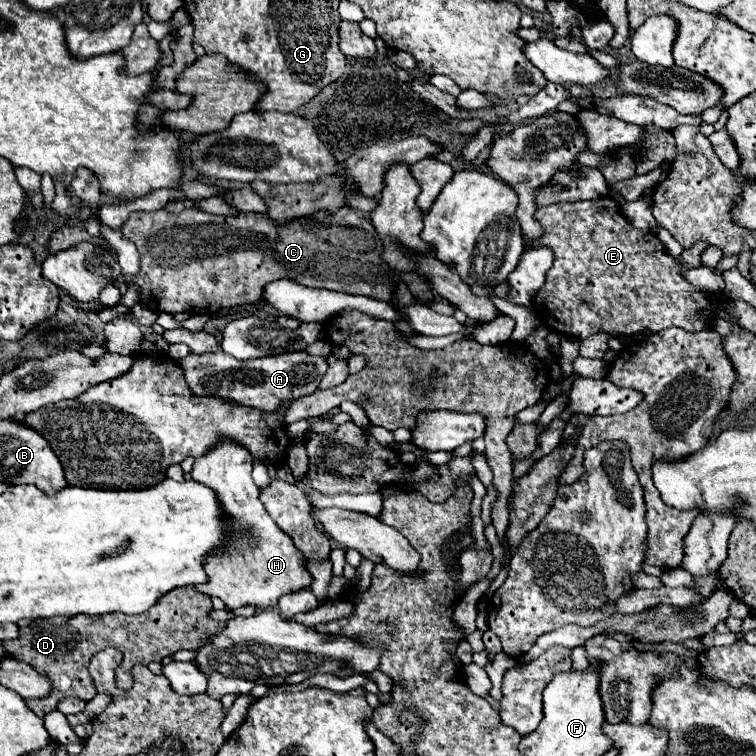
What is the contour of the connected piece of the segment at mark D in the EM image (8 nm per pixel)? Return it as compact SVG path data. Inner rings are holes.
M194 586L174 588L168 592L156 606L152 606L146 614L140 616L124 616L124 614L108 614L108 616L62 616L36 620L20 628L20 636L16 640L2 642L8 656L16 660L28 662L40 674L52 680L52 694L48 698L26 702L34 712L42 718L56 708L56 704L66 696L76 696L82 700L92 700L96 696L94 682L88 674L90 658L108 648L116 646L124 652L122 664L116 668L116 686L120 690L128 690L132 686L132 668L136 664L162 662L162 658L178 652L178 650L198 650L202 648L210 636L216 636L224 630L224 622L216 622L210 618L212 602L208 596L198 592Z

